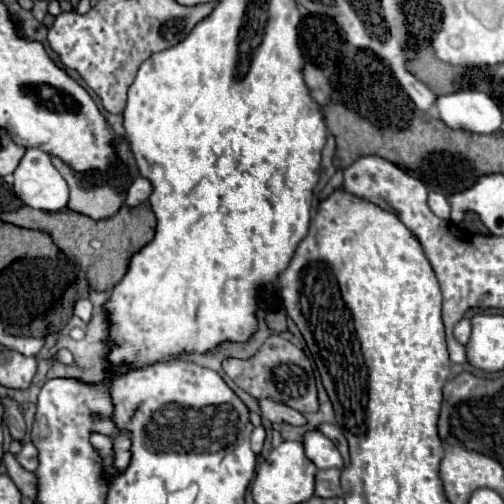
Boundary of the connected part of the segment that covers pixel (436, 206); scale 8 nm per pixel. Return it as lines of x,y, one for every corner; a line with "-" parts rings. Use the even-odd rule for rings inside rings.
429,192
429,200
427,200
431,212
439,218
449,218
449,202
443,194
439,192

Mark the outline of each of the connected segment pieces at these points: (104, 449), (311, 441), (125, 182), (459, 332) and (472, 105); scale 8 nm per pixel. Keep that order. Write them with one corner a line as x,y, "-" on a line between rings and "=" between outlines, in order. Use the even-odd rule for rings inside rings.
93,434
91,436
91,444
99,450
99,454
101,454
101,458
105,460
105,464
109,466
111,462
113,462
113,450
111,450
111,438
109,436
105,436
105,434
=
311,430
303,438
305,454
317,468
343,468
343,458
337,450
337,446
325,438
321,432
=
119,134
115,136
115,154
117,154
119,160
113,162
107,172
97,172
97,170
75,172
61,158
51,156
53,166
61,172
61,176
69,184
69,202
67,202
69,210
81,212
81,214
85,214
85,216
89,216
93,220
103,220
103,218
113,216
123,206
123,202
125,202
125,190
127,190
127,186
129,186
129,182
133,178
133,174
129,172
129,168
133,168
133,164
127,162
127,160
133,158
133,156
131,156
131,150
129,150
129,142
123,136
119,136
=
463,318
461,322
457,322
457,326
455,326
455,330
453,330
453,334
455,334
455,338
457,338
457,342
461,342
461,344
465,344
465,342
469,340
469,334
471,334
471,322
469,322
467,318
=
477,90
439,96
435,108
439,112
439,118
455,130
491,134
497,132
503,122
499,106
487,94

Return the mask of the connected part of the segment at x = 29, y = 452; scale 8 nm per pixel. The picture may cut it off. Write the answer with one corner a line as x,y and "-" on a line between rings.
29,438
23,440
23,448
21,448
19,454
15,454
15,458
17,458
17,462
19,462
25,470
29,470
29,472
33,472
33,470
37,468
37,450
35,450
35,446
31,444

